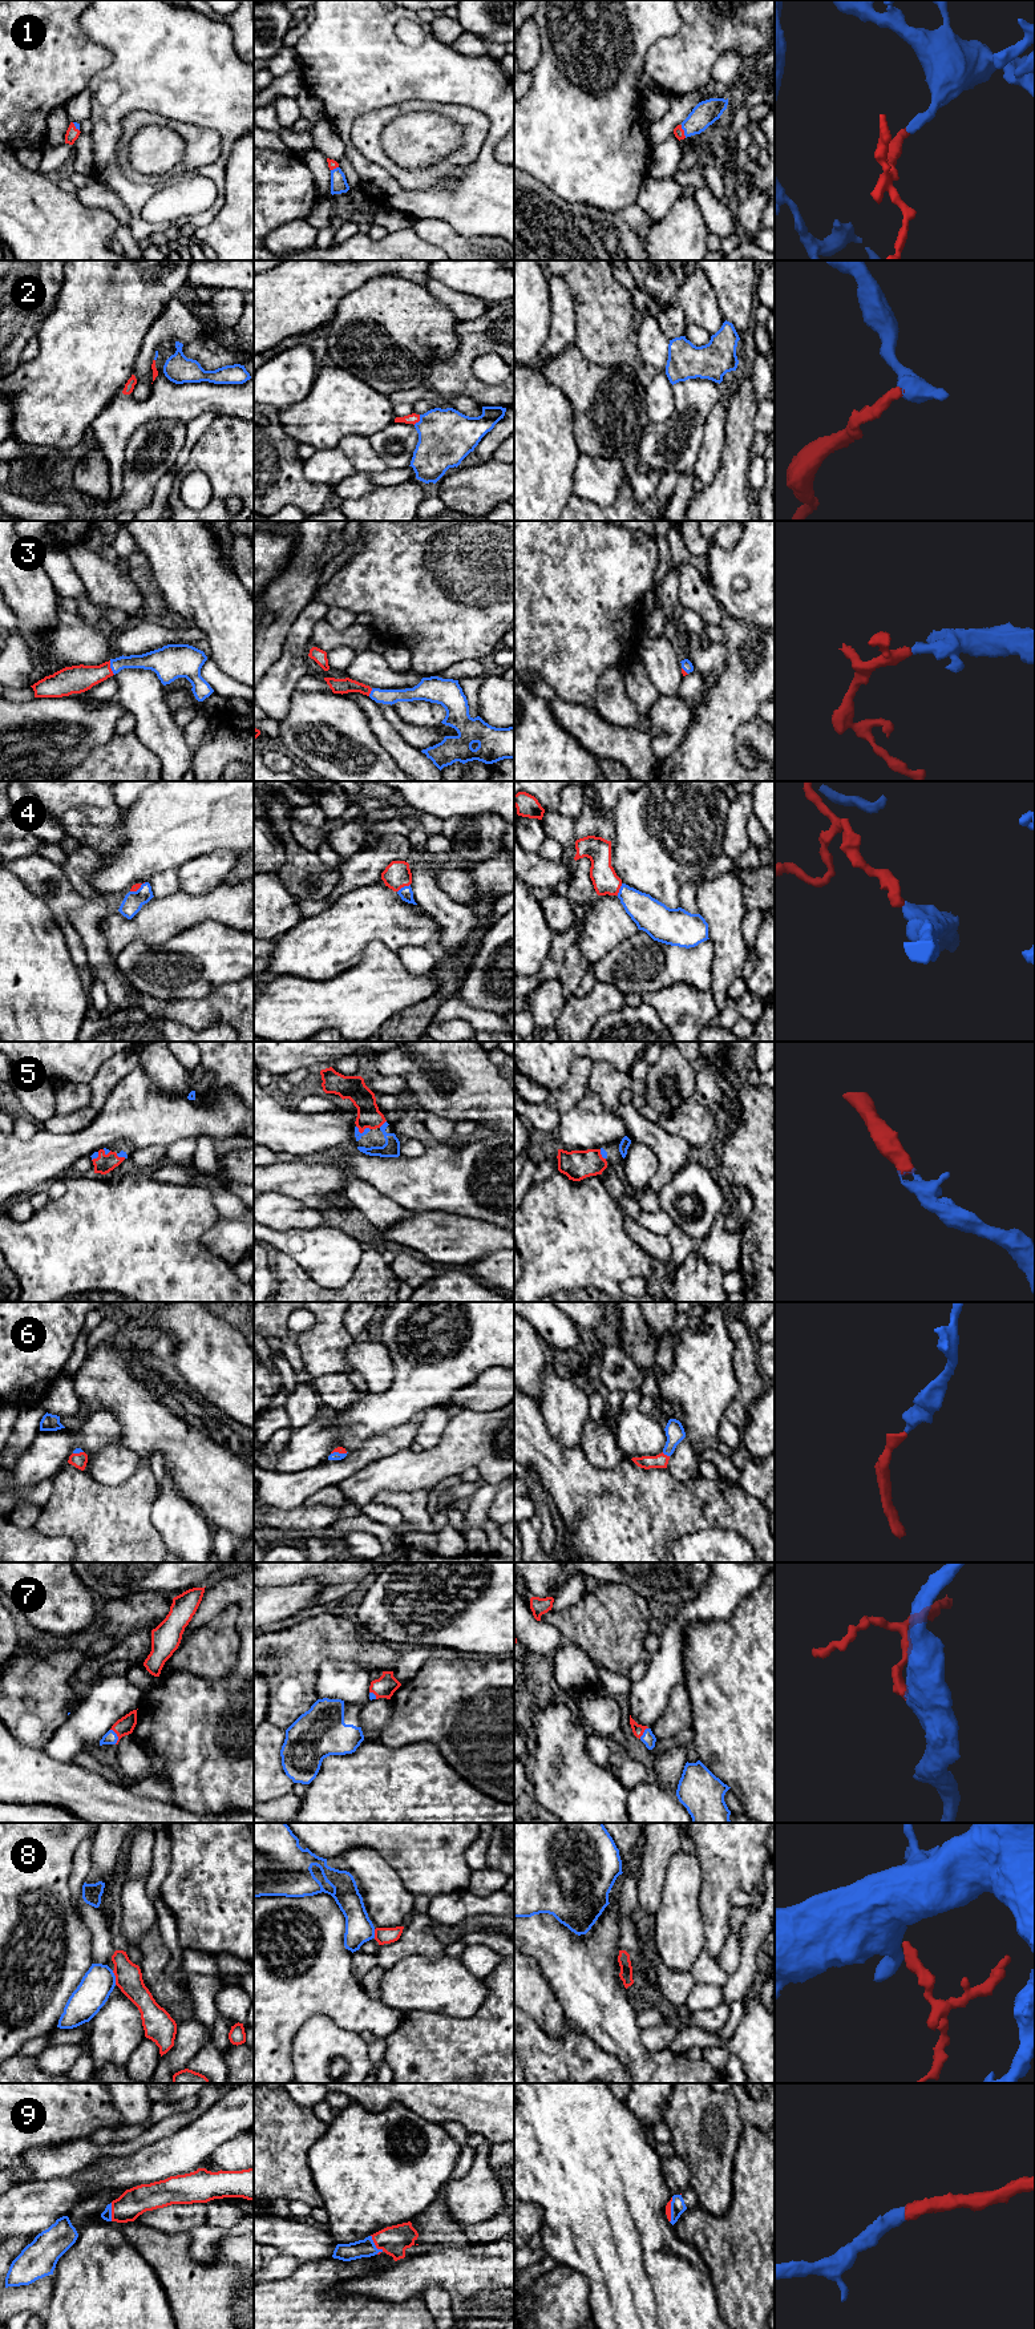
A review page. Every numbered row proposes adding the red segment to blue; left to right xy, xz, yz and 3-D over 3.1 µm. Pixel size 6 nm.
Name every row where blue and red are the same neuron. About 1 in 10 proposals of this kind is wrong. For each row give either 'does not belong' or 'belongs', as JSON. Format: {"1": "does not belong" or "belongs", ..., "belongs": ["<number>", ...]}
{"1": "belongs", "2": "belongs", "3": "belongs", "4": "belongs", "5": "belongs", "6": "belongs", "7": "belongs", "8": "does not belong", "9": "belongs", "belongs": ["1", "2", "3", "4", "5", "6", "7", "9"]}

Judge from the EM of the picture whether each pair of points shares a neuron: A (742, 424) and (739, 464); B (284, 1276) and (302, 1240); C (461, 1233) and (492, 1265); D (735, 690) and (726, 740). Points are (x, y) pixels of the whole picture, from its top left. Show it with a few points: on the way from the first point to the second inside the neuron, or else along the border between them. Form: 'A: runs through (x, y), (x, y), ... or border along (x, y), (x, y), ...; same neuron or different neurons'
A: runs through (739, 433), (739, 455); same neuron
B: border along (279, 1252), (290, 1256), (314, 1282); different neurons
C: border along (500, 1249), (489, 1252), (472, 1264); different neurons
D: runs through (728, 702), (726, 704), (726, 728); same neuron

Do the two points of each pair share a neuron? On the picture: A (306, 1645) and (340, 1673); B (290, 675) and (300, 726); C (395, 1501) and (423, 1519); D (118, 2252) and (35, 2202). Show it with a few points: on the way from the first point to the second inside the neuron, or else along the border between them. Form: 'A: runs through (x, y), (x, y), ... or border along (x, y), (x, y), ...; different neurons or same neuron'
A: border along (359, 1662), (324, 1661), (318, 1669), (315, 1691); different neurons
B: border along (294, 690), (290, 698), (290, 710), (282, 720); different neurons
C: runs through (401, 1501), (407, 1503), (416, 1512); same neuron
D: border along (92, 2195), (85, 2195), (67, 2215); different neurons

